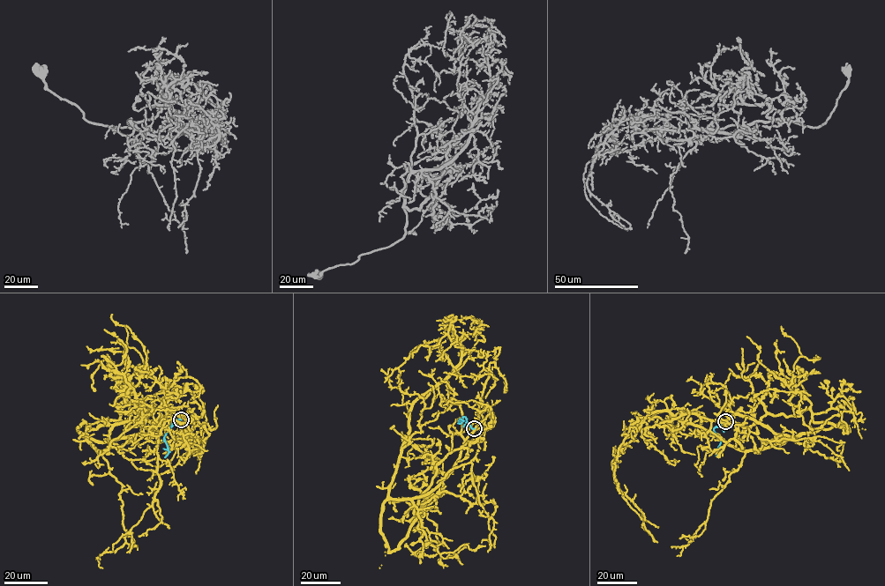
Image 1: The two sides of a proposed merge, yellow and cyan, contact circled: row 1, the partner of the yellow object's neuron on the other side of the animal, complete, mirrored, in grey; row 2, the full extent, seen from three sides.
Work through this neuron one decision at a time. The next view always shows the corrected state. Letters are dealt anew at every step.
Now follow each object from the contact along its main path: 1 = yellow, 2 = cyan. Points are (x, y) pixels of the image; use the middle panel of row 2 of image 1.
1: (475, 428), (434, 488), (389, 496), (412, 404), (459, 363), (453, 315), (438, 344), (421, 344), (412, 358)
2: (475, 428), (468, 425), (465, 417), (460, 423), (462, 420), (460, 419)

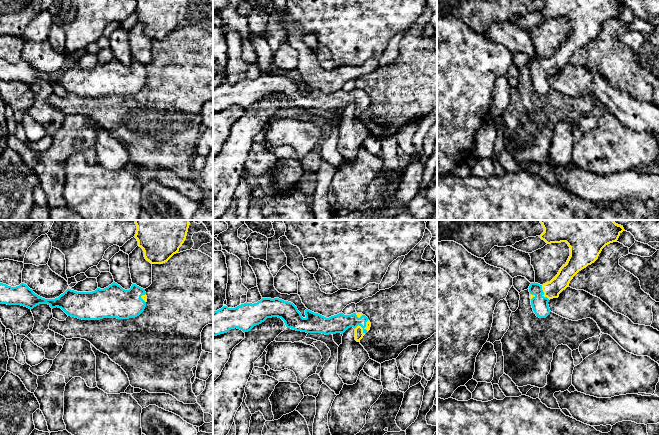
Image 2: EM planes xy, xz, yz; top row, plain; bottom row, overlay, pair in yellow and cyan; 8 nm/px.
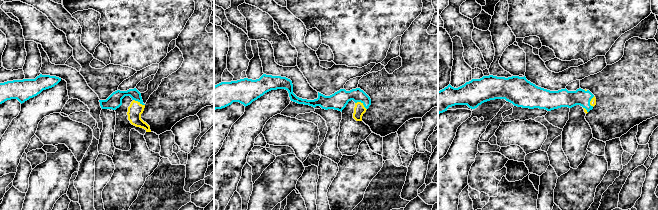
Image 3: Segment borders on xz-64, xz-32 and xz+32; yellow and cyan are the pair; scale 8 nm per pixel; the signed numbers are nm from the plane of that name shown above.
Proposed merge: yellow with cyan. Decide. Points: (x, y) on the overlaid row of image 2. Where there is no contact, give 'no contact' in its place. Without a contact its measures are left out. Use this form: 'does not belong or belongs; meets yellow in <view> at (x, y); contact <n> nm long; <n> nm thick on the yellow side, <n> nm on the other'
belongs; meets yellow in xz at (362, 328); contact 140 nm long; 70 nm thick on the yellow side, 150 nm on the other

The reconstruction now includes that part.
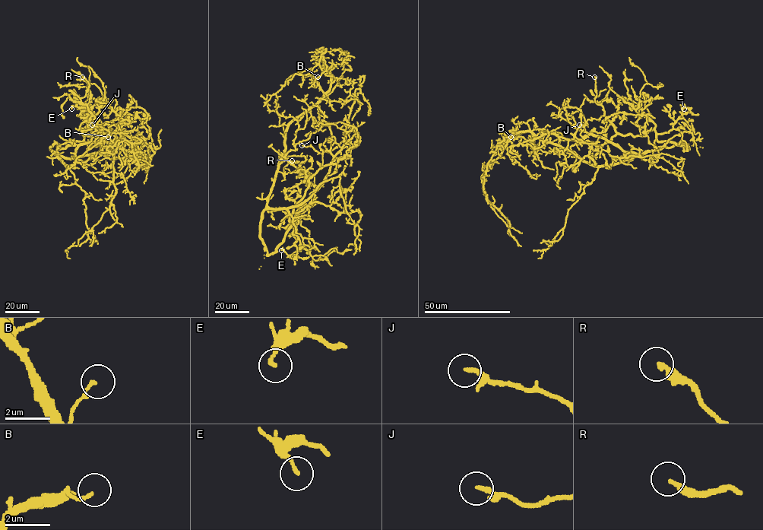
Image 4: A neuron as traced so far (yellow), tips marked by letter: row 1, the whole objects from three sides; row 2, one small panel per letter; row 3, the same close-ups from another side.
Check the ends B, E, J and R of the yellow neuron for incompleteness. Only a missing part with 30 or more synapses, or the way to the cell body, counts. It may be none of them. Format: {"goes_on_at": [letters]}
{"goes_on_at": ["R"]}

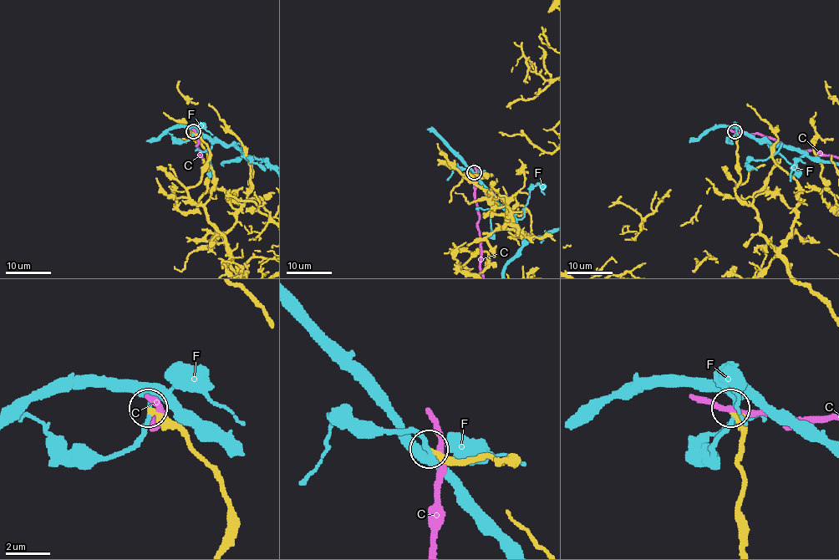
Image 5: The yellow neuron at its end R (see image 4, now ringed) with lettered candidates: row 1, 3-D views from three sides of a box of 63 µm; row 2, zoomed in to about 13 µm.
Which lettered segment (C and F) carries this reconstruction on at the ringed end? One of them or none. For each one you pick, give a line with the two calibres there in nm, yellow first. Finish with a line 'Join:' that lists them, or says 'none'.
Join: none

